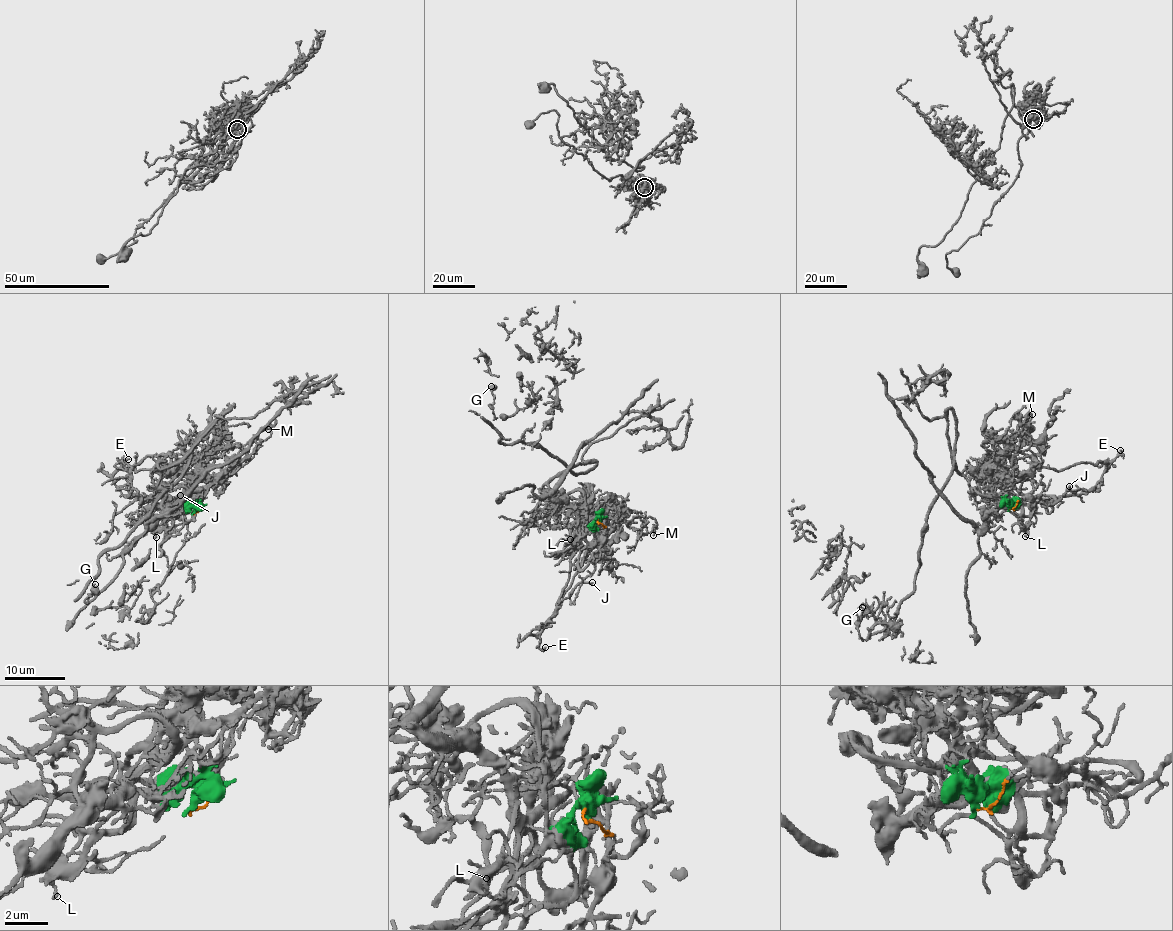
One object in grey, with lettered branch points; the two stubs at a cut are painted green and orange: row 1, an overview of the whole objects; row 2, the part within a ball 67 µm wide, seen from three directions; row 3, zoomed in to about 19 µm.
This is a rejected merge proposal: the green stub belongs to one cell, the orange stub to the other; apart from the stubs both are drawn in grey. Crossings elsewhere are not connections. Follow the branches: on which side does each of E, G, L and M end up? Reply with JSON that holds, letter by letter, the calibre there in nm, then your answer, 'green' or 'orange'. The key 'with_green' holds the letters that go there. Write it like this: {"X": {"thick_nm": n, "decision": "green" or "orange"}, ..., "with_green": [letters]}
{"E": {"thick_nm": 100, "decision": "green"}, "G": {"thick_nm": 130, "decision": "green"}, "L": {"thick_nm": 120, "decision": "green"}, "M": {"thick_nm": 140, "decision": "orange"}, "with_green": ["E", "G", "L"]}

